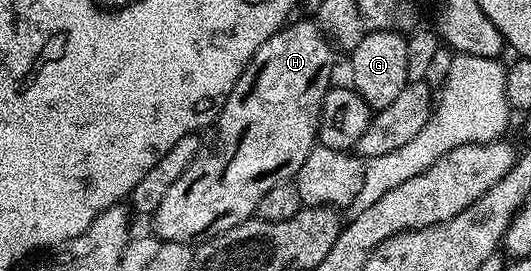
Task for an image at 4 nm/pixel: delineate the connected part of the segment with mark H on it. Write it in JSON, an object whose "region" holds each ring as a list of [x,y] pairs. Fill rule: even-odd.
{"region":[[[311,18],[308,19],[301,23],[289,22],[262,41],[258,53],[254,53],[242,77],[238,77],[238,85],[234,85],[226,105],[216,118],[212,140],[209,143],[207,140],[206,146],[196,154],[196,160],[186,173],[182,173],[182,177],[178,177],[178,181],[174,181],[174,185],[170,185],[166,197],[162,197],[162,205],[158,205],[154,231],[163,242],[192,245],[205,237],[234,229],[256,215],[257,205],[274,185],[295,180],[298,169],[302,169],[302,161],[310,157],[312,148],[318,143],[316,130],[322,101],[333,82],[334,47],[329,36]]]}

